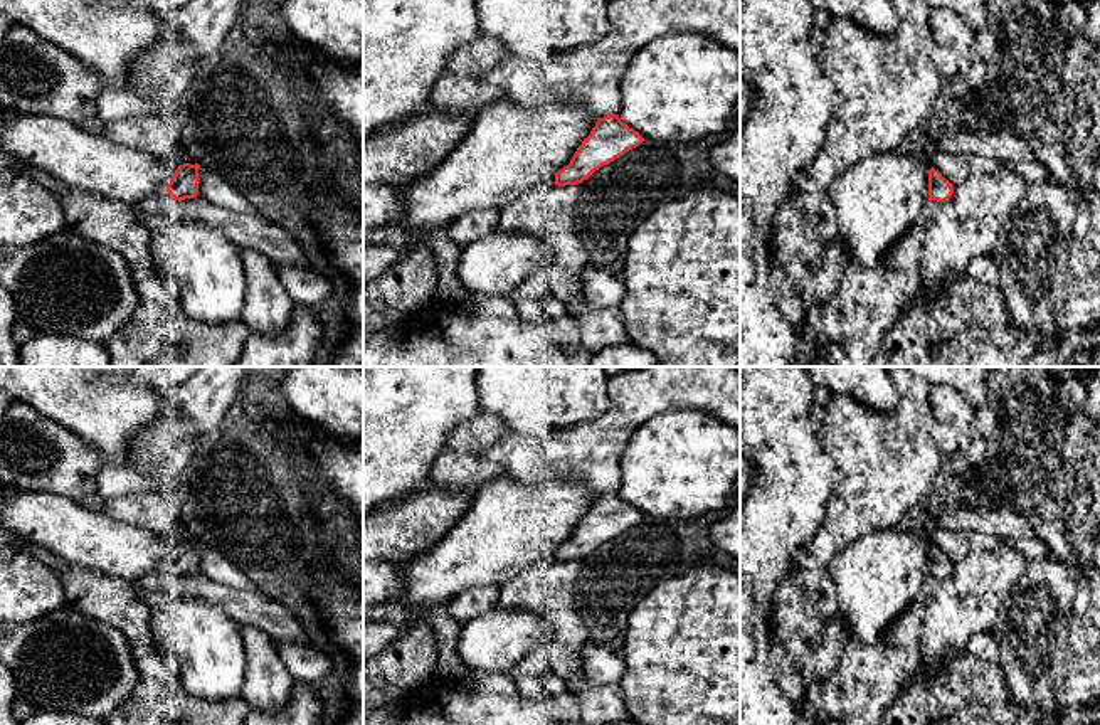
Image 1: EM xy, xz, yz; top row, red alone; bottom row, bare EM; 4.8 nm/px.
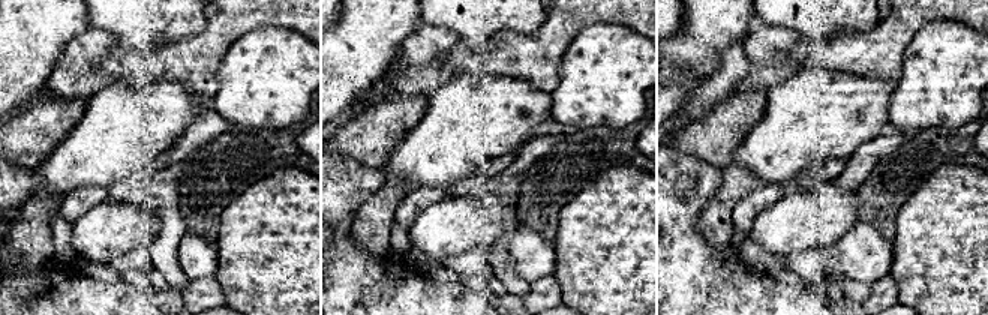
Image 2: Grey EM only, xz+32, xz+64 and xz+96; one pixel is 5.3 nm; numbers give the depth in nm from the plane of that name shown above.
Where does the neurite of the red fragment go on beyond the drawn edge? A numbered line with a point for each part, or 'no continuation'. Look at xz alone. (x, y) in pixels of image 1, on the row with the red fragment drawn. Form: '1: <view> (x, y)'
no continuation

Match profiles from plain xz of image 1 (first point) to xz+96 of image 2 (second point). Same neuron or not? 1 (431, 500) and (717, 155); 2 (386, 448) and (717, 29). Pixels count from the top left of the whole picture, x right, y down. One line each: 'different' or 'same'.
1: same
2: same

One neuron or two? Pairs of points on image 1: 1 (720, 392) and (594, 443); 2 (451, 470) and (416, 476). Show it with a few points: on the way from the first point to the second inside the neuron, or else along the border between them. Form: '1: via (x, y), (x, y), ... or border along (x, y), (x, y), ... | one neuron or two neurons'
1: via (688, 392), (648, 392), (626, 414) | one neuron
2: border along (448, 441), (431, 466), (429, 483) | two neurons

